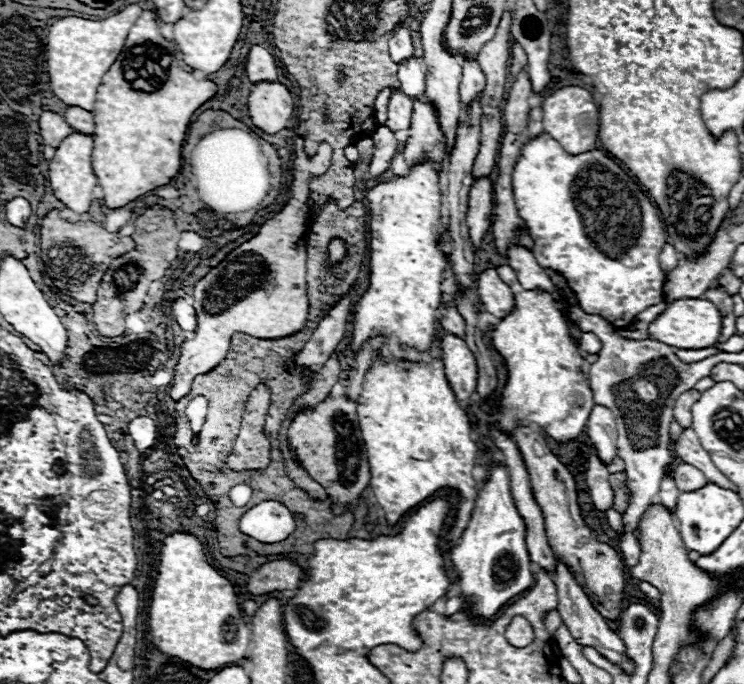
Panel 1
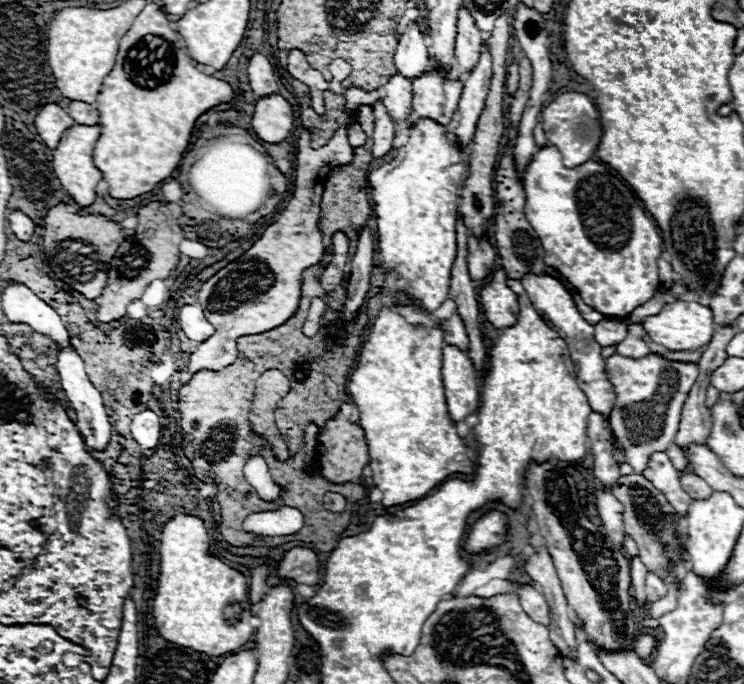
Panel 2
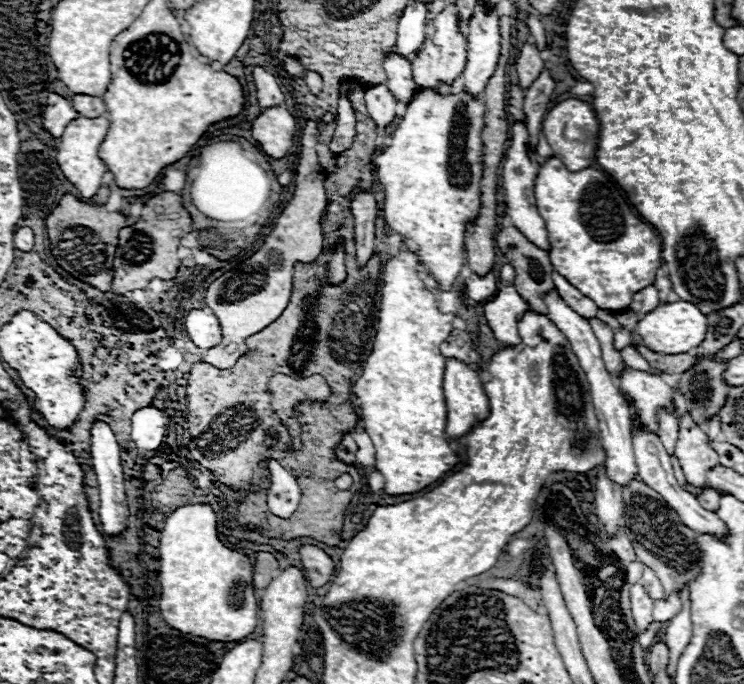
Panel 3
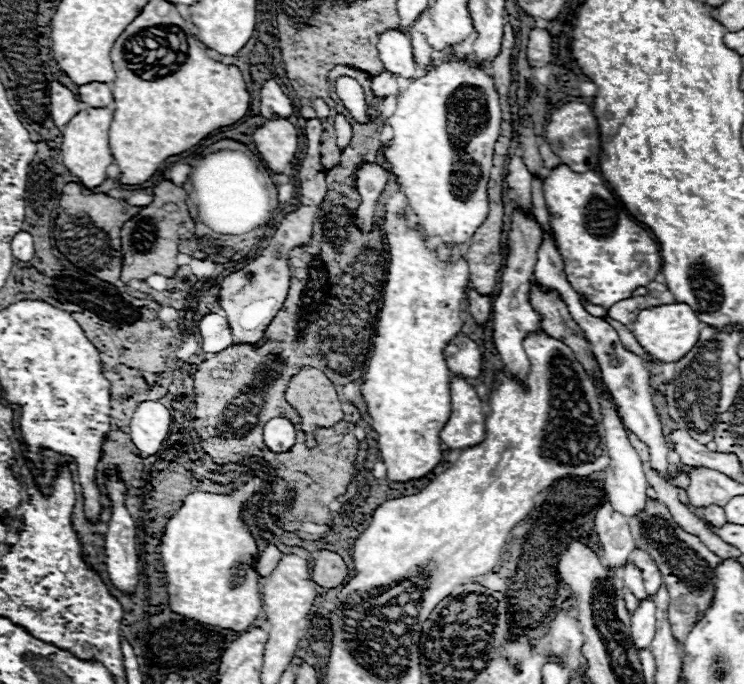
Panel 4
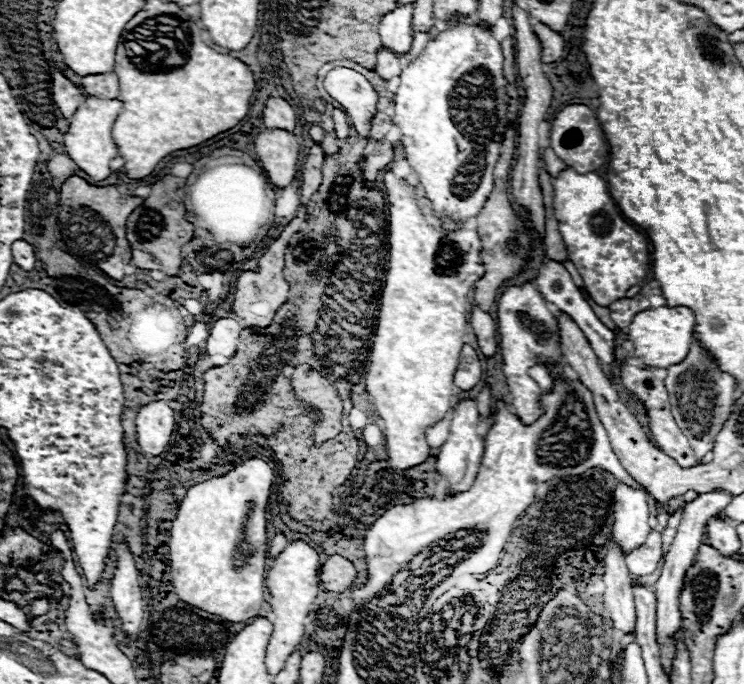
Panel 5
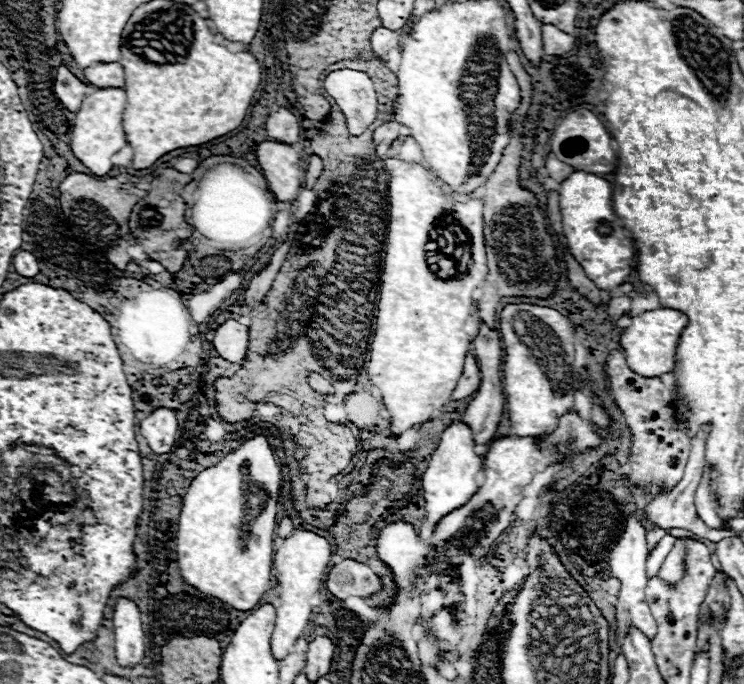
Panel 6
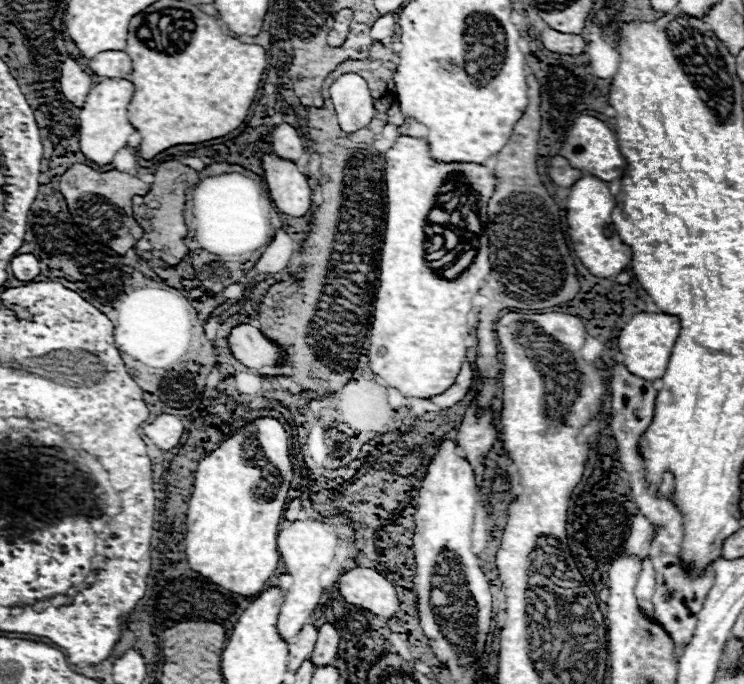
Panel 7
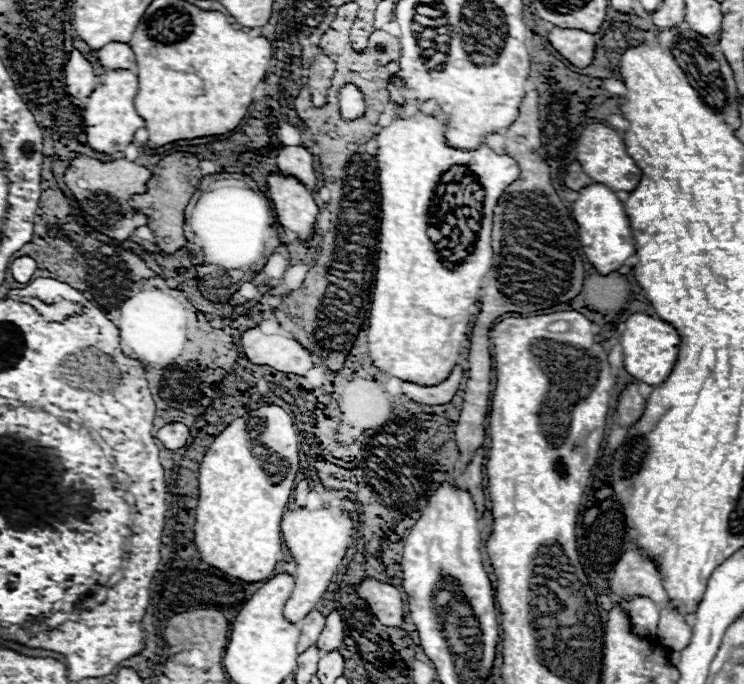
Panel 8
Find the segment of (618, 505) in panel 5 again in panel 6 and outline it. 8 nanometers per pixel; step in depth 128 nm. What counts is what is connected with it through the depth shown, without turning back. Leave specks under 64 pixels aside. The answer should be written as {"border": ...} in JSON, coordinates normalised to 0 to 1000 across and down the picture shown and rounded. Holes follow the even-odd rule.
{"border":[[[847,754],[833,792],[820,807],[820,833],[823,833],[823,842],[831,845],[833,854],[836,854],[833,865],[828,871],[831,877],[825,883],[825,889],[828,889],[828,936],[833,942],[836,942],[839,930],[844,927],[847,915],[858,918],[871,936],[879,936],[879,930],[884,924],[882,921],[882,906],[876,904],[871,880],[868,880],[868,871],[866,871],[868,851],[871,851],[871,845],[868,845],[868,813],[871,813],[871,801],[868,801],[866,772],[863,772],[863,766],[858,763],[855,754]]]}

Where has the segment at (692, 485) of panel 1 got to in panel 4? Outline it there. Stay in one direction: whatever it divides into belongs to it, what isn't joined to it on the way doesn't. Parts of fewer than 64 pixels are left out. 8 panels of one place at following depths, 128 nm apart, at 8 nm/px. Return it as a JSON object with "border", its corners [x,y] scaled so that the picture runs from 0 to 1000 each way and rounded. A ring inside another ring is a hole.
{"border":[[[952,740],[944,749],[938,749],[938,754],[946,763],[952,763],[954,769],[960,769],[960,772],[968,772],[968,766],[976,766],[978,763],[976,754],[973,754],[973,746],[968,740]]]}

